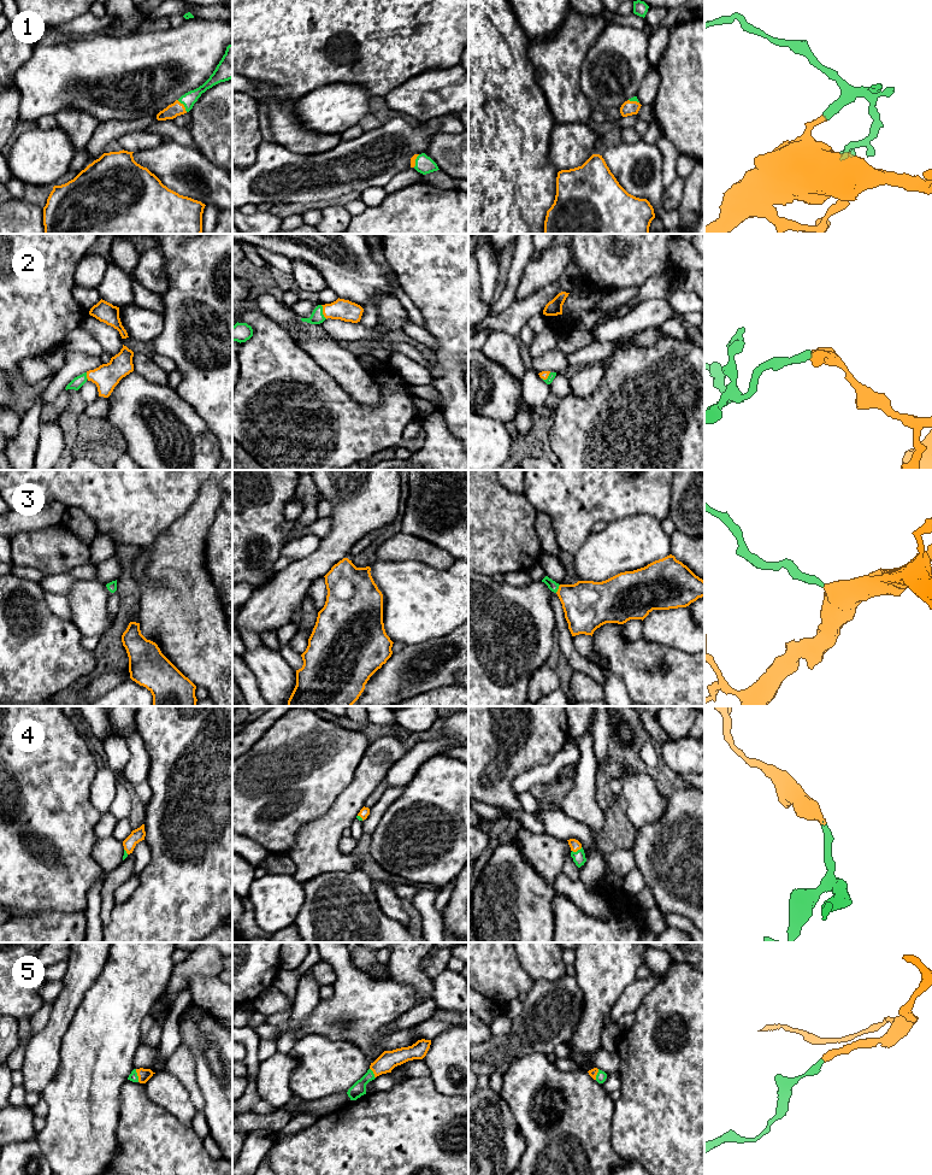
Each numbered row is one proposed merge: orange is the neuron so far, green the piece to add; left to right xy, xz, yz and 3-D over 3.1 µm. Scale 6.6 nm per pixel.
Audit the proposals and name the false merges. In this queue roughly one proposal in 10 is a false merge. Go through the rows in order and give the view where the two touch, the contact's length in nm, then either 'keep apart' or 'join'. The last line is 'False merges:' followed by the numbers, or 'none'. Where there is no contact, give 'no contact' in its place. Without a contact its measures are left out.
1: meets orange in xy; contact 100 nm long; join
2: meets orange in xz; contact 100 nm long; join
3: meets orange in yz; contact 70 nm long; join
4: meets orange in yz; contact 80 nm long; join
5: meets orange in xy; contact 90 nm long; join
False merges: none

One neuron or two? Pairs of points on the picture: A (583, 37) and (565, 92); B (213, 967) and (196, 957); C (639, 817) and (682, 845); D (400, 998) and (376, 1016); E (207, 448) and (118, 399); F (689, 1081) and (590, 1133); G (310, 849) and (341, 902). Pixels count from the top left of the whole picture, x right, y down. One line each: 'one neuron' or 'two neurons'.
A: one neuron
B: one neuron
C: two neurons
D: one neuron
E: one neuron
F: two neurons
G: two neurons

